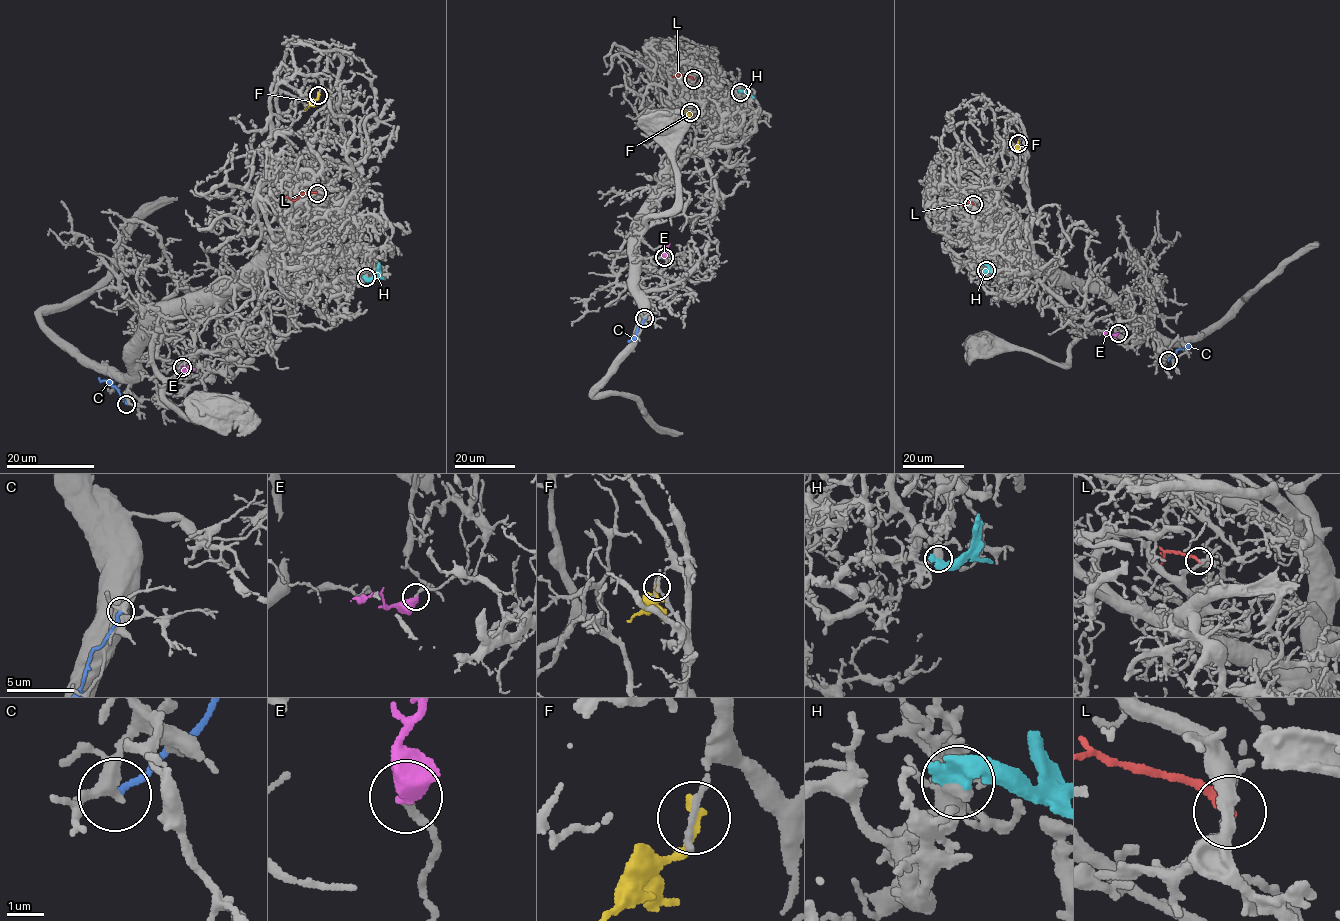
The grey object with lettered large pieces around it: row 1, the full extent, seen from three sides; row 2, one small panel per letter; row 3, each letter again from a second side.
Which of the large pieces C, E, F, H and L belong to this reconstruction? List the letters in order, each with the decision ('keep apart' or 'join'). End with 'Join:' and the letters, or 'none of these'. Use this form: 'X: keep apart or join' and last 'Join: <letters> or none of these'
C: keep apart
E: keep apart
F: keep apart
H: keep apart
L: keep apart
Join: none of these

